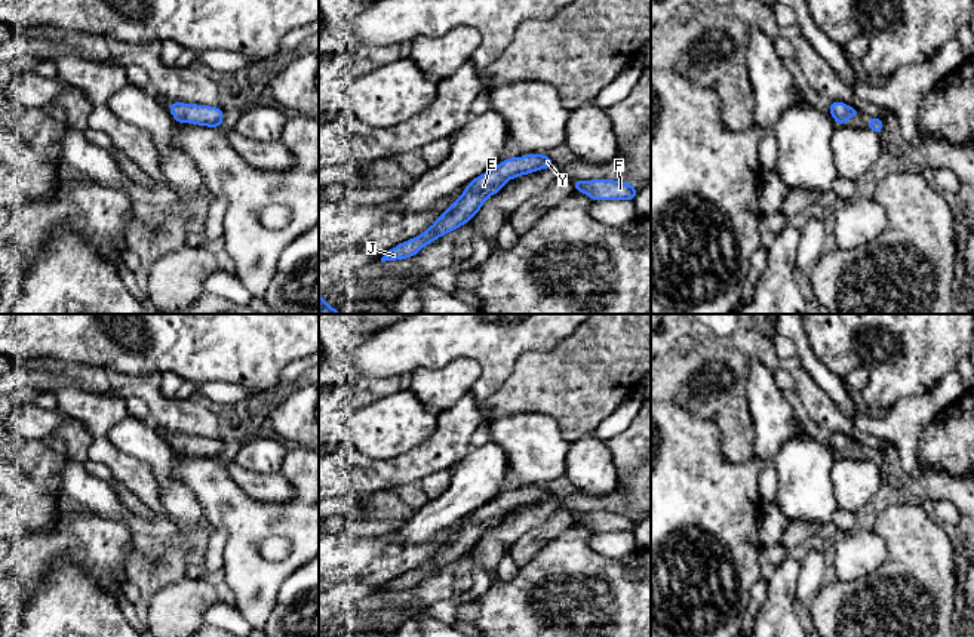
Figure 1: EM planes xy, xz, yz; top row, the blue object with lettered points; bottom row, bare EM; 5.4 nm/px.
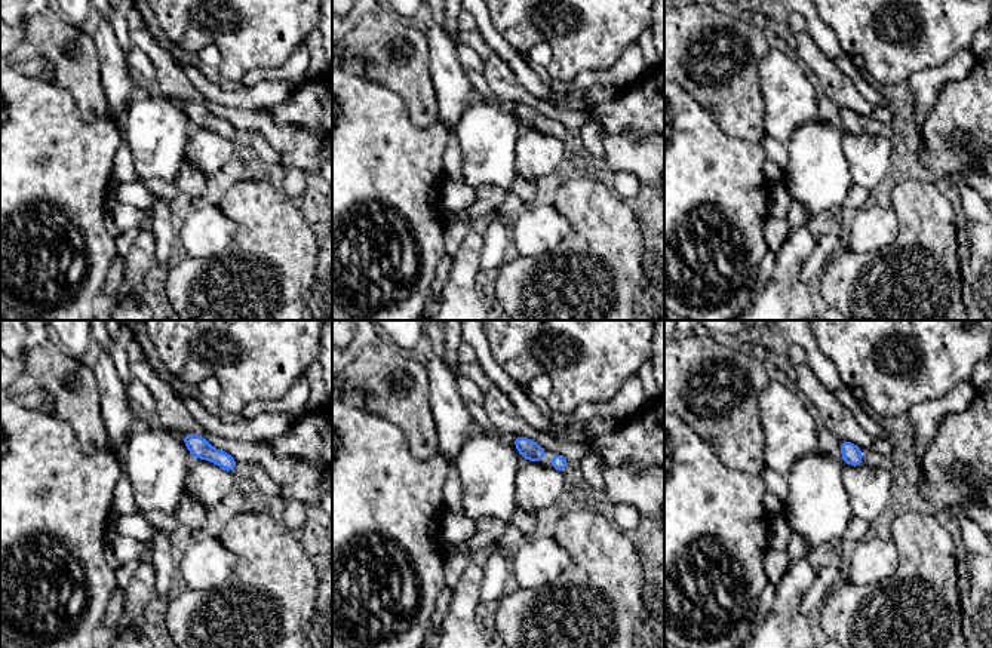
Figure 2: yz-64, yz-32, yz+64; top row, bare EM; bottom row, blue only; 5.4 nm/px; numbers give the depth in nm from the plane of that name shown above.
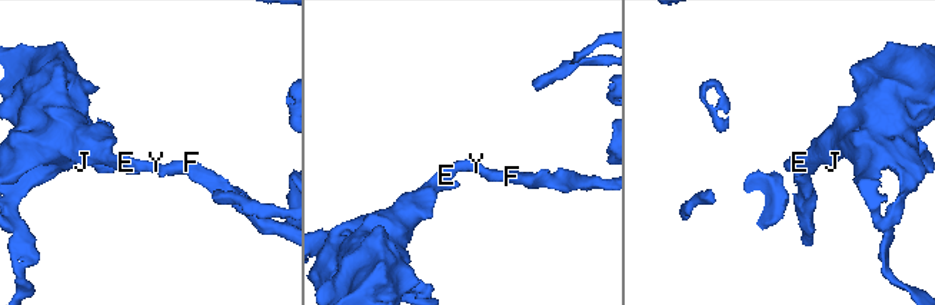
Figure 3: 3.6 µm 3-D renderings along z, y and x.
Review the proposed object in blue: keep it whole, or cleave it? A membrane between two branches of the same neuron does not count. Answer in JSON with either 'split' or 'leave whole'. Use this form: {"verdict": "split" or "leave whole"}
{"verdict": "leave whole"}

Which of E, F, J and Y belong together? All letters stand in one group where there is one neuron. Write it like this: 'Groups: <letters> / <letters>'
Groups: E F J Y

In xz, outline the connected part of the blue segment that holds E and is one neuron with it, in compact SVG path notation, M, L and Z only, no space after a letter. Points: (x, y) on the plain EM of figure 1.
M525 486L523 489L501 492L498 498L470 513L463 526L437 548L431 558L418 569L387 582L381 594L415 588L424 578L433 575L436 570L470 554L482 541L486 530L495 527L507 513L549 499L554 499L554 495L546 486Z

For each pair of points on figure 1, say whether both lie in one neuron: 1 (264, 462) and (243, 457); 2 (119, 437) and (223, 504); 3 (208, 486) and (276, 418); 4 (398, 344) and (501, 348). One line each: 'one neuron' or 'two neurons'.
1: one neuron
2: two neurons
3: two neurons
4: one neuron

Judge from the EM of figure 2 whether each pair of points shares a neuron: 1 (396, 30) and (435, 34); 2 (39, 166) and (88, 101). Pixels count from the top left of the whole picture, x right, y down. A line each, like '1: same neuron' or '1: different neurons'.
1: different neurons
2: different neurons

